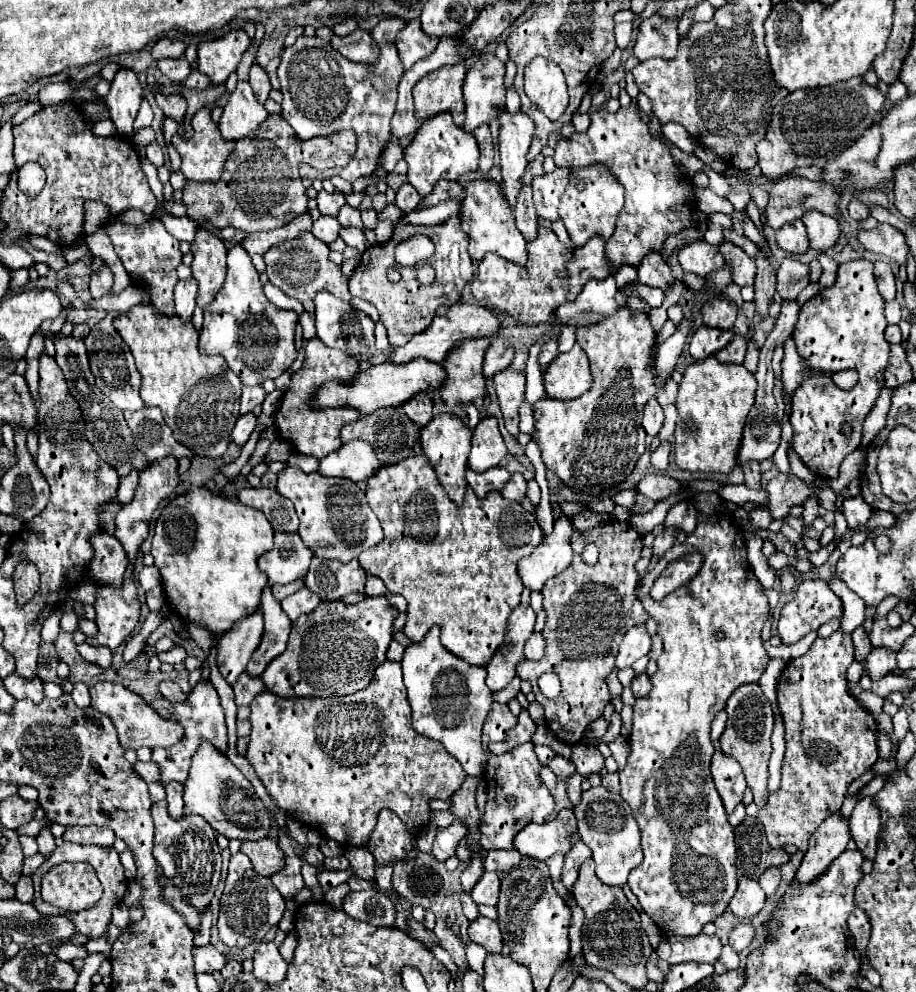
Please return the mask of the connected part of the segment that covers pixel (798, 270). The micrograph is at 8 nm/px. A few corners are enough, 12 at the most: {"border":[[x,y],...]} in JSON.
{"border":[[794,257],[778,269],[778,293],[796,299],[810,283],[810,269]]}

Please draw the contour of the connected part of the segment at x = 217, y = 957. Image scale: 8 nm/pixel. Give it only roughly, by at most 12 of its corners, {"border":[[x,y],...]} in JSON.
{"border":[[214,945],[194,947],[198,973],[224,967],[226,959]]}

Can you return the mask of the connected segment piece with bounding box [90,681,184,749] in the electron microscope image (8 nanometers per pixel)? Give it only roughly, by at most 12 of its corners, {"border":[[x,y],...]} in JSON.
{"border":[[120,683],[90,687],[124,749],[172,747],[180,723],[152,711]]}

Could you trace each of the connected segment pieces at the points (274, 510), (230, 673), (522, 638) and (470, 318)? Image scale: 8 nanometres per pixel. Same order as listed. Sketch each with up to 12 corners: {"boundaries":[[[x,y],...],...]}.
{"boundaries":[[[244,487],[240,503],[262,511],[274,531],[298,531],[278,491]],[[254,611],[218,639],[218,667],[230,685],[258,647],[264,617]],[[518,605],[504,643],[484,665],[486,685],[504,689],[524,661],[536,613]],[[476,303],[438,307],[428,329],[388,363],[440,363],[462,339],[490,337],[494,313]]]}

